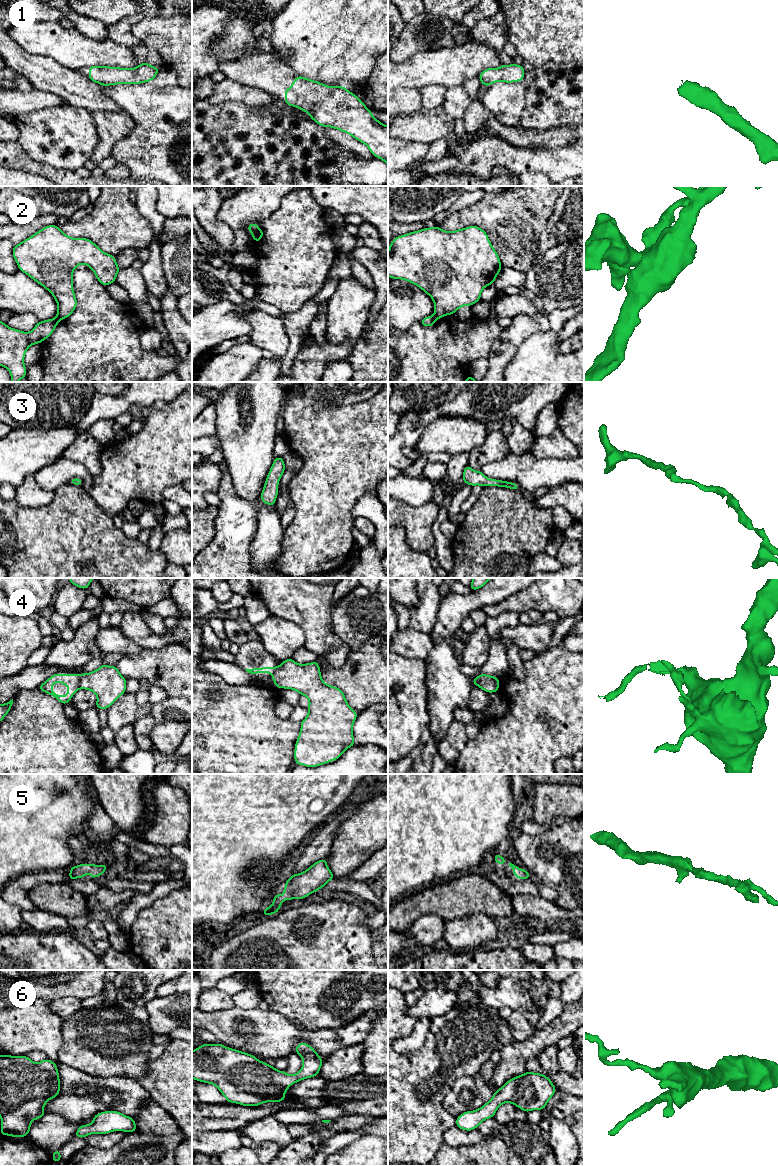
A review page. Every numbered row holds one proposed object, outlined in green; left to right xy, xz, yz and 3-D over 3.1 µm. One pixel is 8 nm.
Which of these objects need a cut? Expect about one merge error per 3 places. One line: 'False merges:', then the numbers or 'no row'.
False merges: 2, 4

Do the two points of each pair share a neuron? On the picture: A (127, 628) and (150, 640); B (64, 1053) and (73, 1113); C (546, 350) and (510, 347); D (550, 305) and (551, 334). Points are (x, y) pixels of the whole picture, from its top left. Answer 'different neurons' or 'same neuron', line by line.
A: same neuron
B: different neurons
C: different neurons
D: different neurons

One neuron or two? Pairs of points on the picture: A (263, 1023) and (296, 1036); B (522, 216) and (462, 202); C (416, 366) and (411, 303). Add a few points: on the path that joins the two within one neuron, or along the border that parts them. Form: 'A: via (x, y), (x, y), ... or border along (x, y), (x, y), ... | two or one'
A: via (271, 1031), (275, 1035), (288, 1035) | one
B: border along (484, 196), (451, 215) | two
C: border along (419, 321), (416, 321), (404, 332) | two

